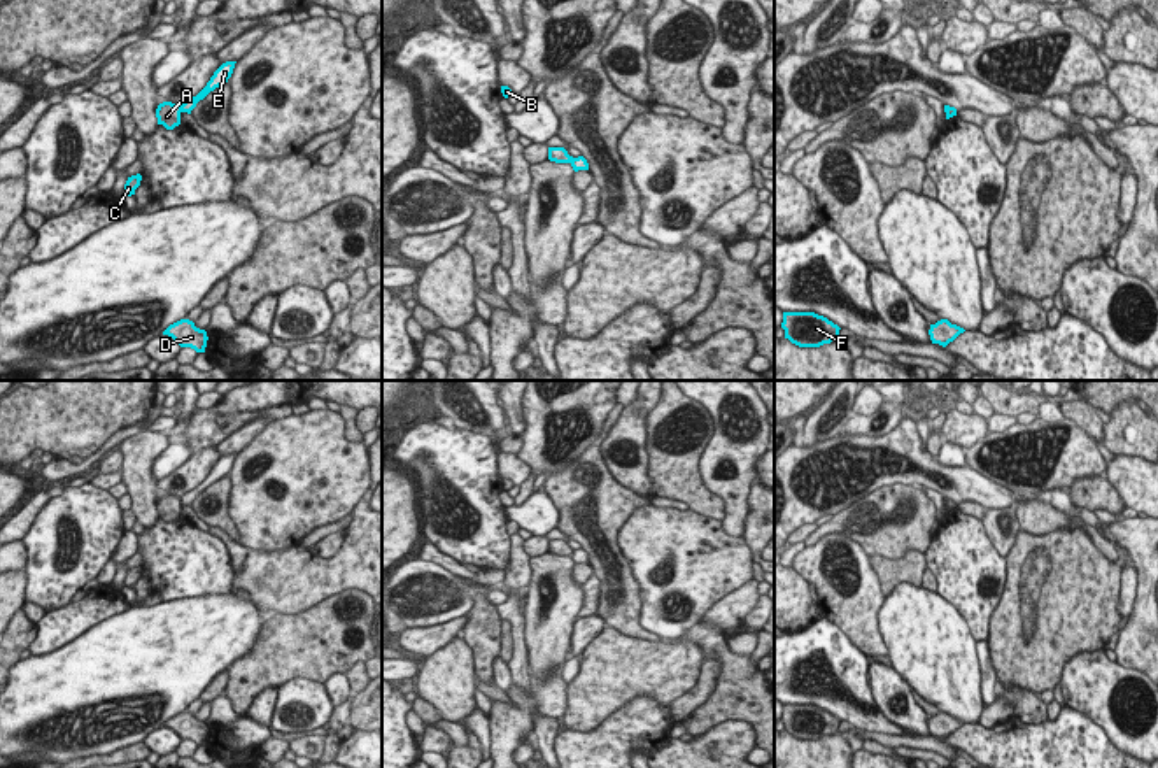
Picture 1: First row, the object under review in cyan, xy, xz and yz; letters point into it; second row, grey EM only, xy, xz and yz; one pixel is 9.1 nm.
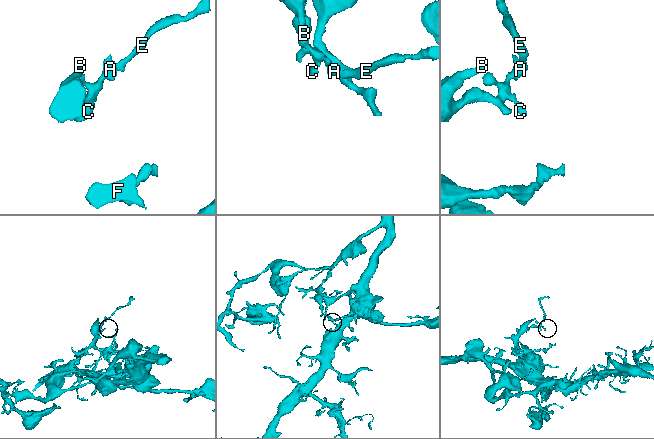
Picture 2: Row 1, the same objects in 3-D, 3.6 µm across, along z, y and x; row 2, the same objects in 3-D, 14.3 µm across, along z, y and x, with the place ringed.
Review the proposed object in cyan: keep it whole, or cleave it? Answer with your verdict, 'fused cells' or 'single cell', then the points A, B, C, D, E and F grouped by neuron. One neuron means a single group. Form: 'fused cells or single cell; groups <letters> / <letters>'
fused cells; groups A B C D F / E

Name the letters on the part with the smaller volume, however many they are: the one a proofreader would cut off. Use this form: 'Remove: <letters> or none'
Remove: E

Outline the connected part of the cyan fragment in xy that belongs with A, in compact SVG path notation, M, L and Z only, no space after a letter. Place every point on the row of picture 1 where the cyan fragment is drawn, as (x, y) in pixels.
M163 102L156 109L158 124L163 124L166 130L173 130L180 124L180 105L172 102Z

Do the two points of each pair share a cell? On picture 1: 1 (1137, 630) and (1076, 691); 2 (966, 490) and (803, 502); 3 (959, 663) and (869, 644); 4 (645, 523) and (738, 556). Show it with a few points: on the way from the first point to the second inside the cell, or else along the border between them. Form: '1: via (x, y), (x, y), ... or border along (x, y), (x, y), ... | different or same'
1: border along (1118, 661), (1139, 672) | different
2: via (925, 470), (843, 470) | same
3: border along (880, 607), (878, 632), (889, 654) | different
4: via (668, 546), (680, 558), (715, 558) | same

